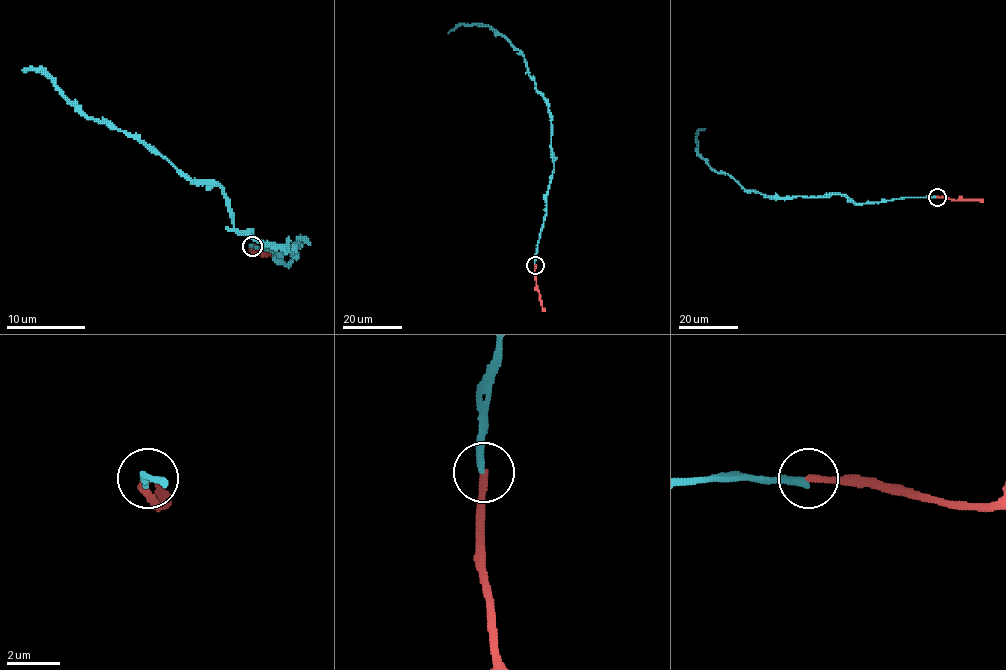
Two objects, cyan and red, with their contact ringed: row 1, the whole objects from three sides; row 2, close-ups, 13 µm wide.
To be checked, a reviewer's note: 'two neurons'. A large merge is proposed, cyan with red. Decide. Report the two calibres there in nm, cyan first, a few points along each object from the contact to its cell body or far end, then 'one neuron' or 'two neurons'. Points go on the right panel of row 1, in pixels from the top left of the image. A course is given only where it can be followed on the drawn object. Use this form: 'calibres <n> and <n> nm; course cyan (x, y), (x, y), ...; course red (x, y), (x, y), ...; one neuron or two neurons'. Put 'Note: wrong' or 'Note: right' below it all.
calibres 240 and 240 nm; course cyan (937, 197), (856, 204), (841, 195), (773, 198), (747, 191), (698, 154), (697, 133), (705, 129); course red (937, 197), (982, 201); two neurons
Note: right

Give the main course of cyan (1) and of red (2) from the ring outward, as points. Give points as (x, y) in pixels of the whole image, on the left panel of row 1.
1: (251, 246), (288, 266), (302, 240), (285, 248), (238, 231), (220, 186), (191, 182), (24, 68)
2: (251, 246), (255, 254), (277, 256)

